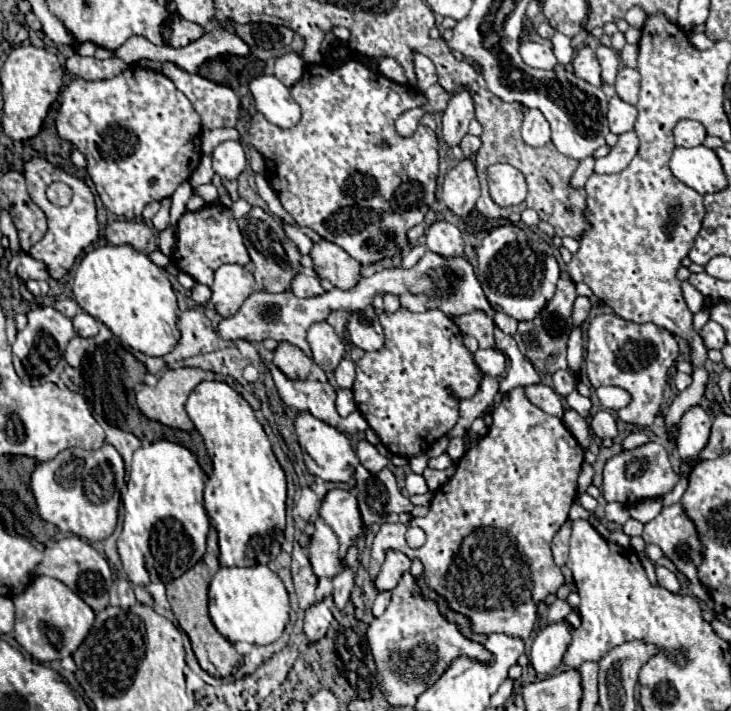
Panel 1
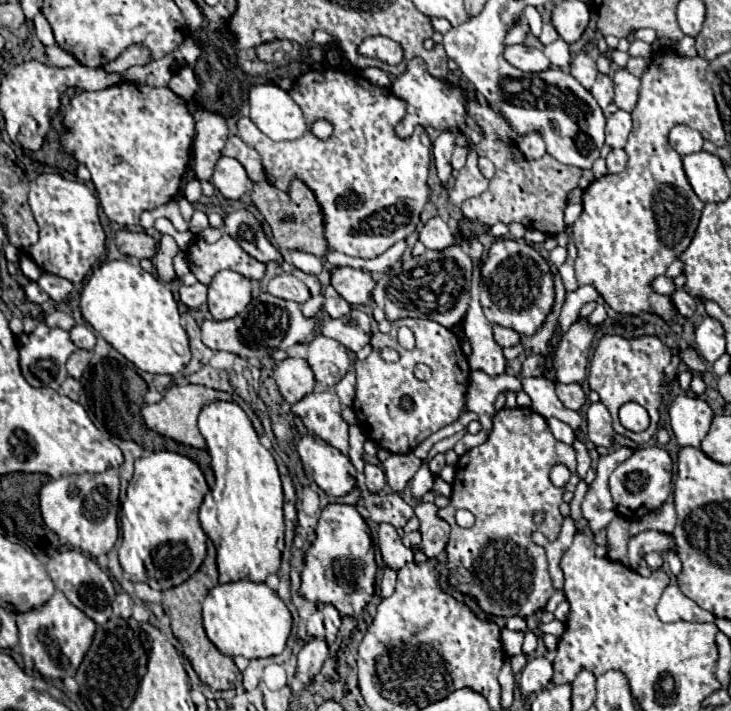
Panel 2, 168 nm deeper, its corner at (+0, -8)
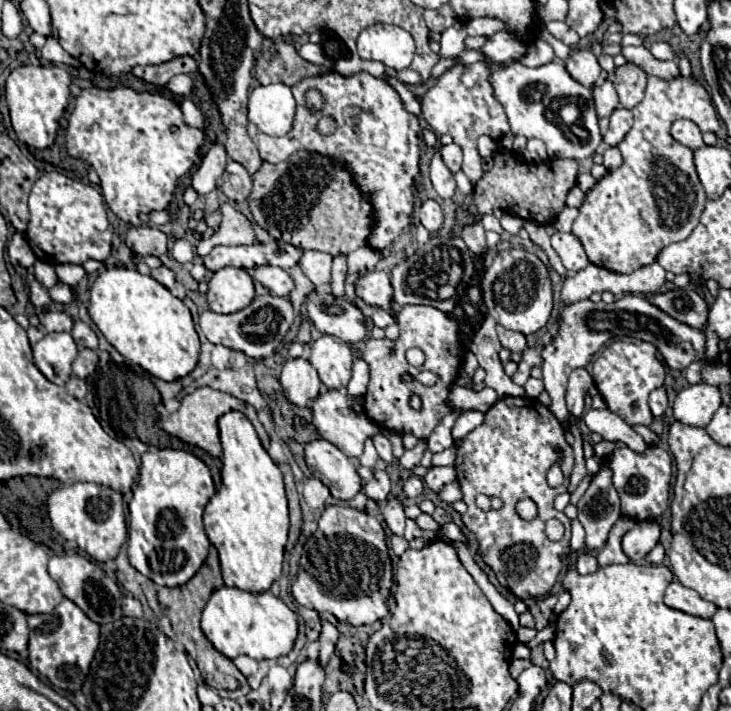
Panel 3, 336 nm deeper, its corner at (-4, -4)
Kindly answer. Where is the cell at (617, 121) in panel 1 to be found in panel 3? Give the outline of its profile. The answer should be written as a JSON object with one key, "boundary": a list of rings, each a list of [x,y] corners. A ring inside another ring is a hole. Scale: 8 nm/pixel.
{"boundary":[[[619,106],[611,114],[611,124],[609,124],[609,130],[603,136],[603,140],[609,146],[617,146],[625,138],[625,134],[631,130],[631,126],[633,126],[633,114],[631,114],[631,110]]]}

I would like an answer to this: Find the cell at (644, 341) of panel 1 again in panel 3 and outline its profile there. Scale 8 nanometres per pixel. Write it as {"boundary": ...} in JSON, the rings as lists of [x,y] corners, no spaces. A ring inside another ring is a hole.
{"boundary":[[[629,336],[616,338],[593,362],[593,380],[609,410],[621,416],[629,426],[651,426],[653,414],[649,410],[649,392],[659,388],[665,380],[665,364],[657,356],[657,348],[645,341],[633,341]]]}

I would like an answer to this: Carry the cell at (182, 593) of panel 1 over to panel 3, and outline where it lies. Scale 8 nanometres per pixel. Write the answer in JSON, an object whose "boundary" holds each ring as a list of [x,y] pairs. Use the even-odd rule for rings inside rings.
{"boundary":[[[211,545],[209,554],[204,564],[199,569],[199,572],[183,586],[179,588],[161,588],[159,590],[159,604],[165,608],[167,616],[171,618],[171,626],[175,636],[181,640],[181,644],[185,646],[185,650],[189,652],[189,656],[197,662],[197,668],[201,672],[201,676],[205,678],[205,682],[211,688],[225,688],[225,690],[235,690],[241,686],[241,672],[237,670],[237,666],[233,664],[233,660],[229,660],[227,656],[223,656],[221,652],[217,652],[213,648],[213,644],[205,638],[199,620],[201,620],[201,612],[209,600],[212,592],[224,585],[218,552],[214,546]]]}

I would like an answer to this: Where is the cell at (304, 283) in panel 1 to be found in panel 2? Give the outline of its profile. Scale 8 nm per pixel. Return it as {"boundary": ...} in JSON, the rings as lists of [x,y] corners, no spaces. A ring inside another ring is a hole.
{"boundary":[[[279,274],[279,276],[271,278],[267,284],[267,290],[269,290],[269,294],[273,294],[277,298],[293,300],[297,304],[303,304],[311,298],[307,286],[301,280],[297,280],[293,274]]]}

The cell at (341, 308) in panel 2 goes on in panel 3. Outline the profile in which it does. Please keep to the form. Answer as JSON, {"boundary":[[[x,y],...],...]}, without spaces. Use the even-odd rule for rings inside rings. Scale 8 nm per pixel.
{"boundary":[[[337,256],[333,258],[333,270],[331,270],[331,294],[345,298],[345,276],[347,276],[347,258]]]}

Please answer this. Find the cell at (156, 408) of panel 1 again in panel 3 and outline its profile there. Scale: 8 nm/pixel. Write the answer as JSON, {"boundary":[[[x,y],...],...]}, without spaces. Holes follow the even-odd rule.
{"boundary":[[[197,388],[195,392],[187,394],[183,400],[181,400],[181,406],[177,412],[171,412],[167,416],[159,416],[157,420],[157,426],[163,428],[167,434],[171,436],[177,436],[179,440],[187,442],[187,444],[193,444],[193,446],[199,446],[203,448],[205,452],[209,452],[211,456],[221,456],[221,444],[219,444],[219,430],[217,430],[217,418],[221,414],[225,414],[227,410],[245,410],[245,414],[249,416],[249,420],[253,422],[257,434],[259,434],[259,440],[265,448],[269,448],[269,436],[265,432],[265,428],[261,426],[261,422],[257,420],[257,412],[247,406],[243,400],[231,396],[231,394],[225,394],[225,392],[219,392],[219,390],[213,390],[213,388]]]}

